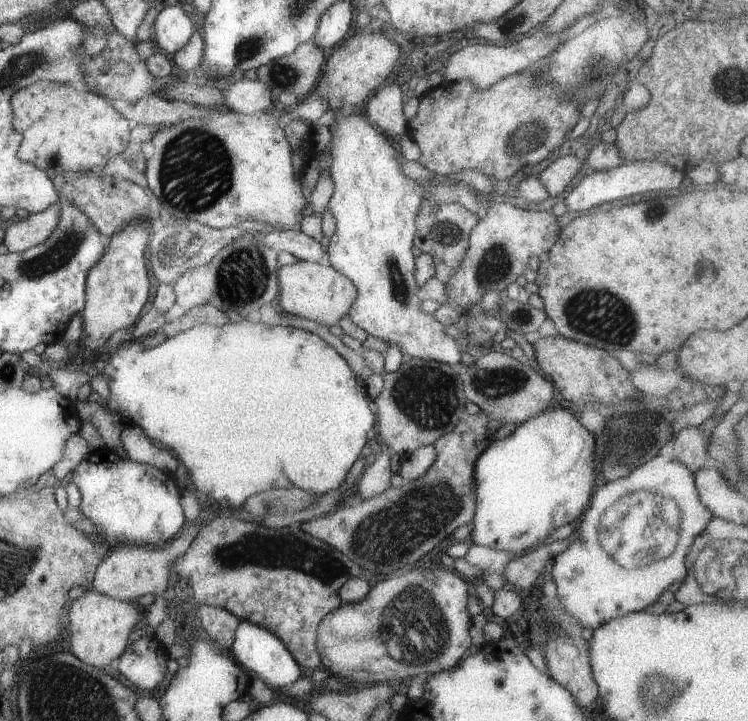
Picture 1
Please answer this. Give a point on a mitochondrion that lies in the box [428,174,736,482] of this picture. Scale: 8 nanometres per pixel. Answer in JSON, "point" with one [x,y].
{"point":[592,311]}

